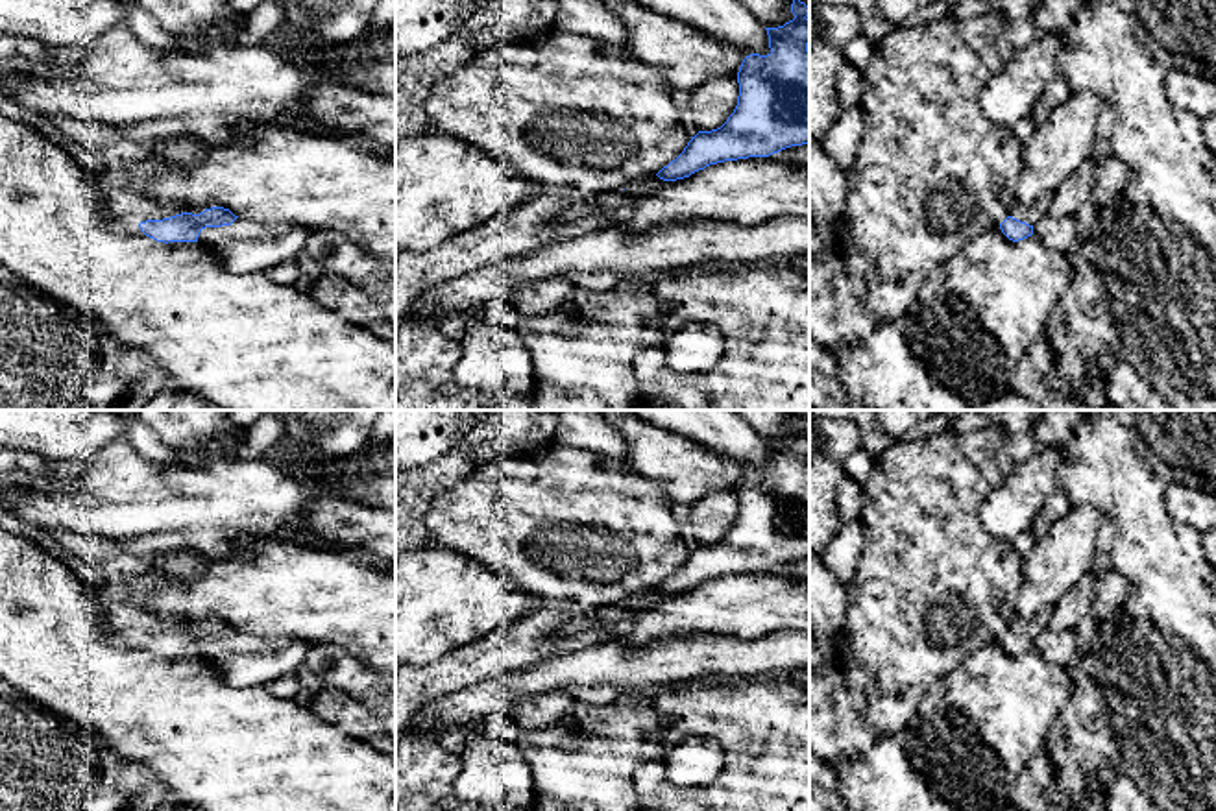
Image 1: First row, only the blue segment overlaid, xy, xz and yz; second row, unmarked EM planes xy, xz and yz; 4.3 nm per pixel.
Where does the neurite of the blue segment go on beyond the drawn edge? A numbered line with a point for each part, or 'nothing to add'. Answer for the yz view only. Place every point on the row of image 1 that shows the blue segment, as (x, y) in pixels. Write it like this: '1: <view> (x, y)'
1: yz (1024, 213)

